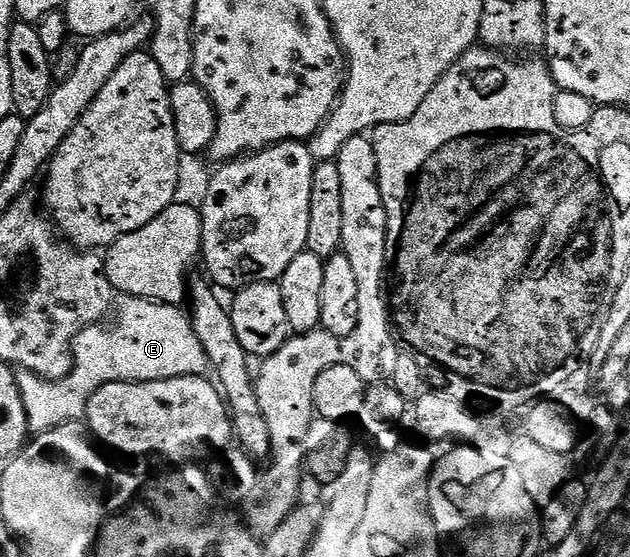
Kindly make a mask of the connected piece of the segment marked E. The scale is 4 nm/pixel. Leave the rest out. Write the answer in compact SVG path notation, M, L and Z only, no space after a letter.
M121 297L115 303L116 315L114 323L95 323L78 333L73 342L73 368L67 377L44 379L34 371L21 369L16 372L29 429L34 436L84 420L91 393L108 383L142 383L183 375L204 376L210 370L207 353L203 345L199 345L199 337L195 337L193 322L180 306L157 303L153 299Z

